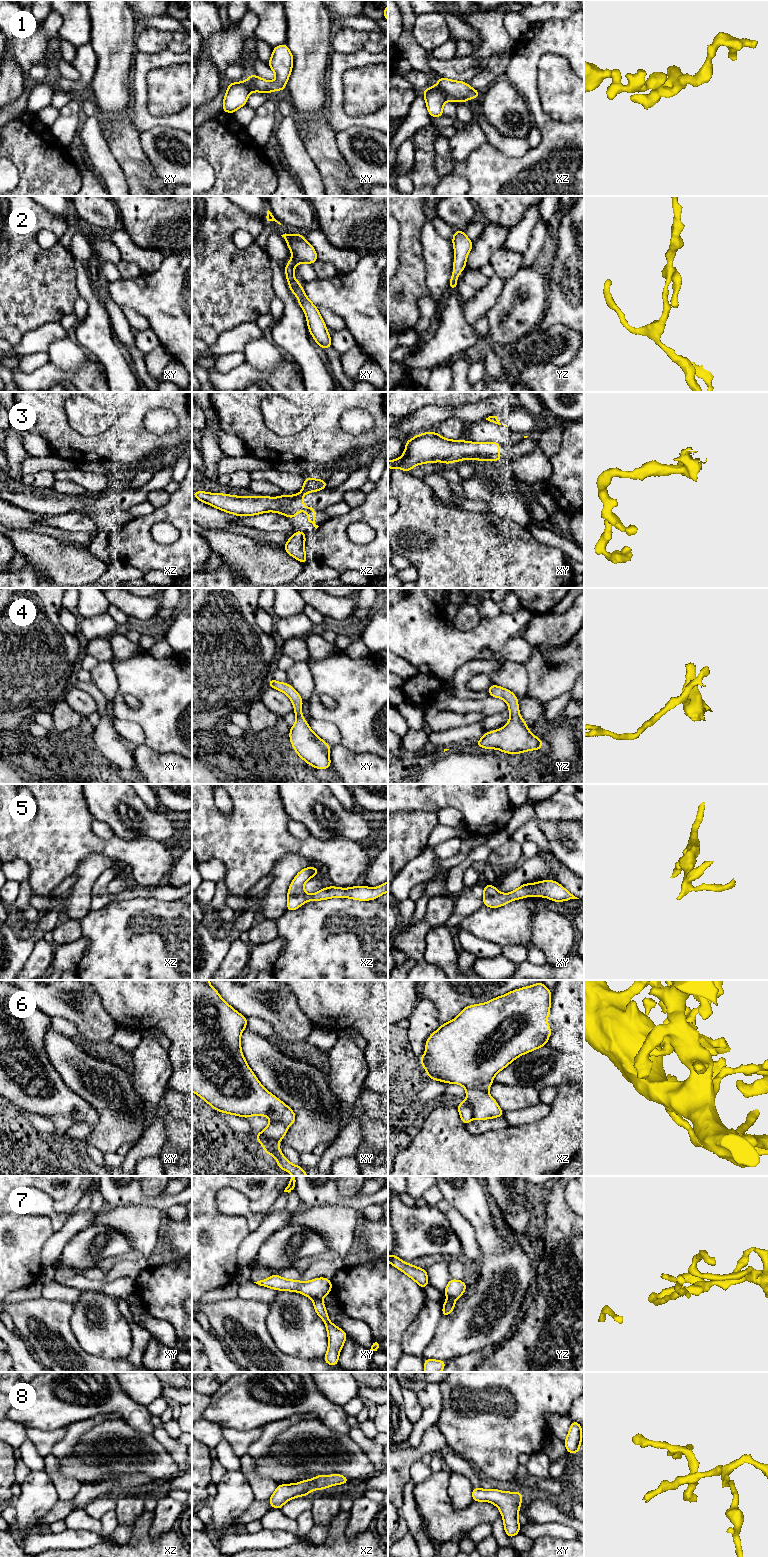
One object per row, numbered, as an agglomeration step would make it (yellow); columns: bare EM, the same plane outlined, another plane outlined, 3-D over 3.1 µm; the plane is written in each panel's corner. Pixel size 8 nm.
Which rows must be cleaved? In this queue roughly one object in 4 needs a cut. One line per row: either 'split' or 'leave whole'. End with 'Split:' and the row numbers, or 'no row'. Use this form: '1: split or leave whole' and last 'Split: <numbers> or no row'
1: leave whole
2: leave whole
3: leave whole
4: leave whole
5: leave whole
6: split
7: split
8: leave whole
Split: 6, 7

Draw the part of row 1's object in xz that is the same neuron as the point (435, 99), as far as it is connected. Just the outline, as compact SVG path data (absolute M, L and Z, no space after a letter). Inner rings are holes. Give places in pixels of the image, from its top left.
M439 77L438 83L428 87L422 94L431 117L443 116L442 107L448 100L463 103L469 99L480 98L480 92L466 82L443 77Z

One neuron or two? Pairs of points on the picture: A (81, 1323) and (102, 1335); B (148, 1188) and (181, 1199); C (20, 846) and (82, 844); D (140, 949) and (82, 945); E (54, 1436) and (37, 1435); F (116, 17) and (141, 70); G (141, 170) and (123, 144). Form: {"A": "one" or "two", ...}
{"A": "one", "B": "two", "C": "one", "D": "two", "E": "one", "F": "two", "G": "one"}

